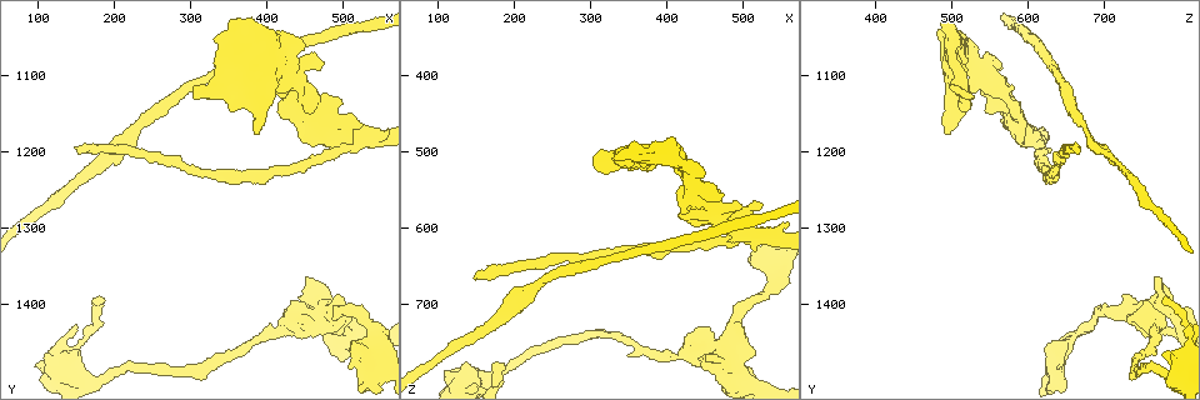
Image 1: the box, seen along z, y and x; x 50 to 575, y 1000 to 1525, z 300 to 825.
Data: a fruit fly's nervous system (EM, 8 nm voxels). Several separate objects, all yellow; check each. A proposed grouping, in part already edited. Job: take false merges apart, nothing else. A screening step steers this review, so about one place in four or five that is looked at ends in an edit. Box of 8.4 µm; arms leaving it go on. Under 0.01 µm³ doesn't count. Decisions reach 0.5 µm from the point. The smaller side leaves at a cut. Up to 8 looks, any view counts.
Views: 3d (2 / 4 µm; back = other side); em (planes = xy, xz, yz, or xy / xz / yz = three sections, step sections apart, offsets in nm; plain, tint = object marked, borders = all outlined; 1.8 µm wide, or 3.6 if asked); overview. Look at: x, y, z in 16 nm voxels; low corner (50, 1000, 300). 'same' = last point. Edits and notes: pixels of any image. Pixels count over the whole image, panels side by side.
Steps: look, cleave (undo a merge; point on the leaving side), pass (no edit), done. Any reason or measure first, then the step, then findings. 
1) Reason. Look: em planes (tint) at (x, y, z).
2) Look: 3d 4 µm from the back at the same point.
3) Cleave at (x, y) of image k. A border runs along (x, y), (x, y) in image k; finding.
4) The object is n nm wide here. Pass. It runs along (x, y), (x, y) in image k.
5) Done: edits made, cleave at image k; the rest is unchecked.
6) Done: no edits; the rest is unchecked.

Four or more arms meet. Look: em planes (tint) at (455, 1130, 570).

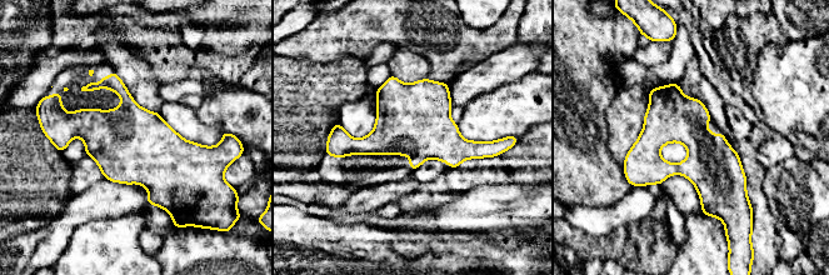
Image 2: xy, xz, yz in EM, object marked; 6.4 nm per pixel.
Pass. One cell here.

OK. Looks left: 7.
Calibre changes. Look: 3d 2 µm at (480, 1415, 755).

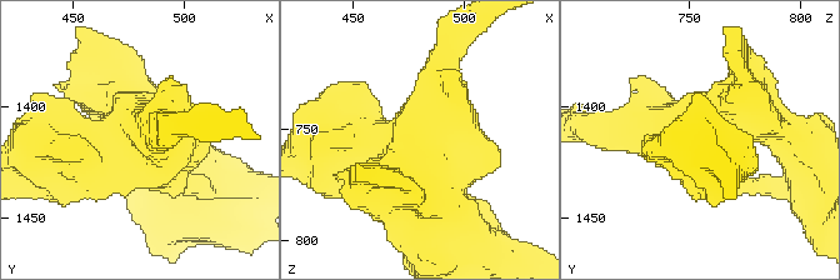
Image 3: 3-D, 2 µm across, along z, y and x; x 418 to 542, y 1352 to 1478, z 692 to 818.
4 arms meet here; now the EM. Look: em planes (tint) at (480, 1412, 755).

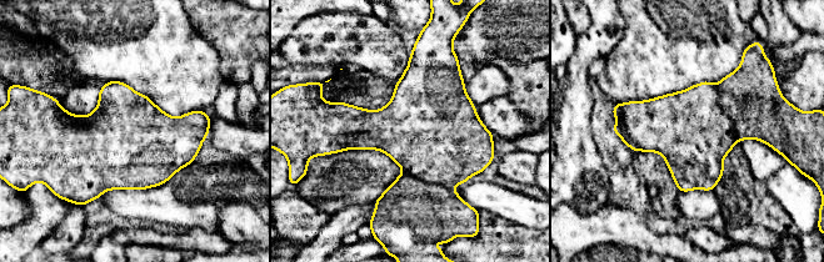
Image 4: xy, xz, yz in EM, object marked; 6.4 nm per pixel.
Cleave at (750, 96) of image 4. A border runs along (715, 85), (719, 105), (738, 140) in image 4; a second cell is stuck on.

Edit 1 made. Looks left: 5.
Done: edits made, cleave at image 4; the rest is unchecked.

